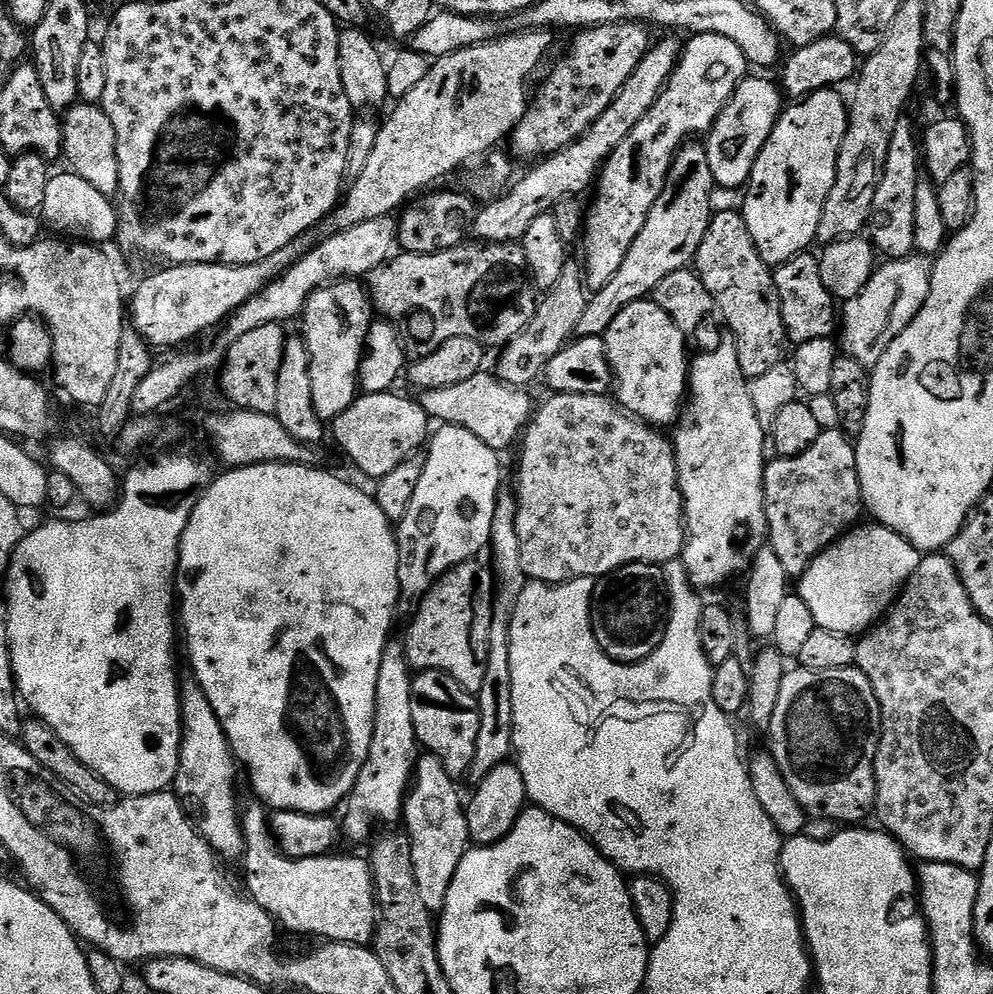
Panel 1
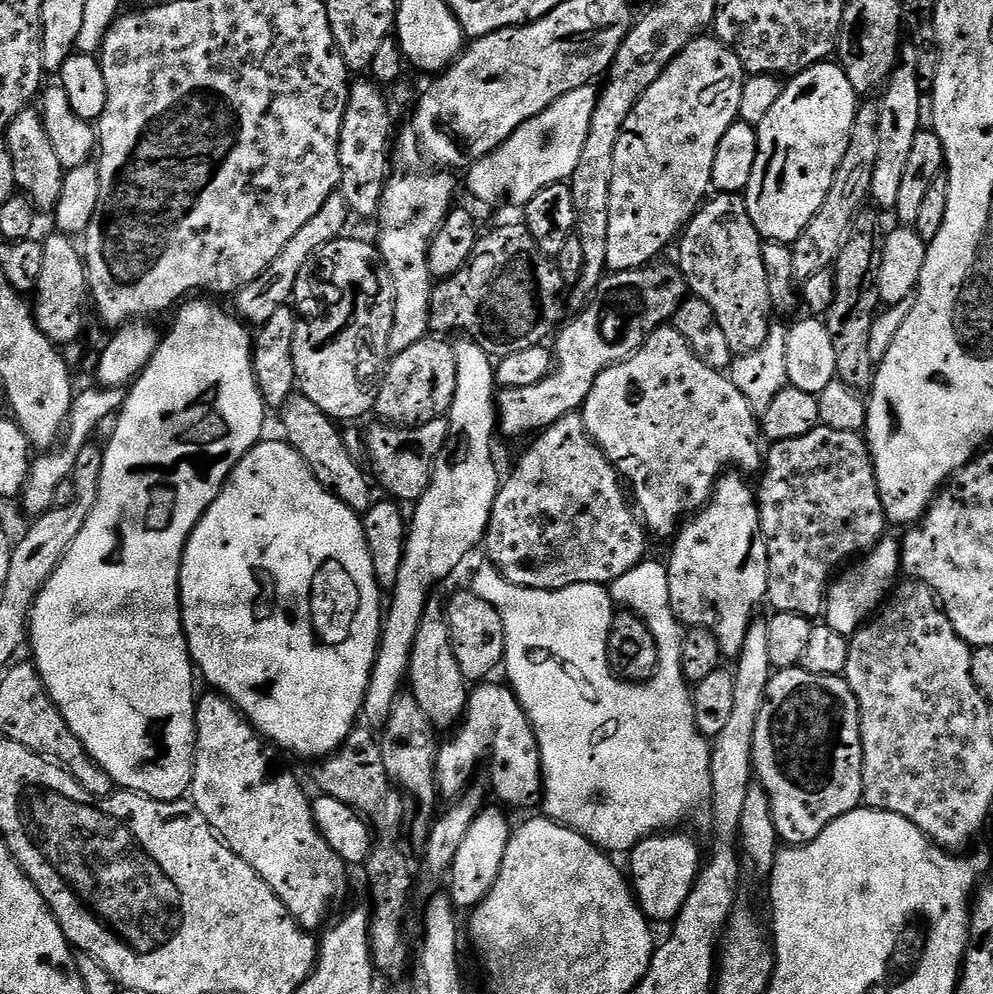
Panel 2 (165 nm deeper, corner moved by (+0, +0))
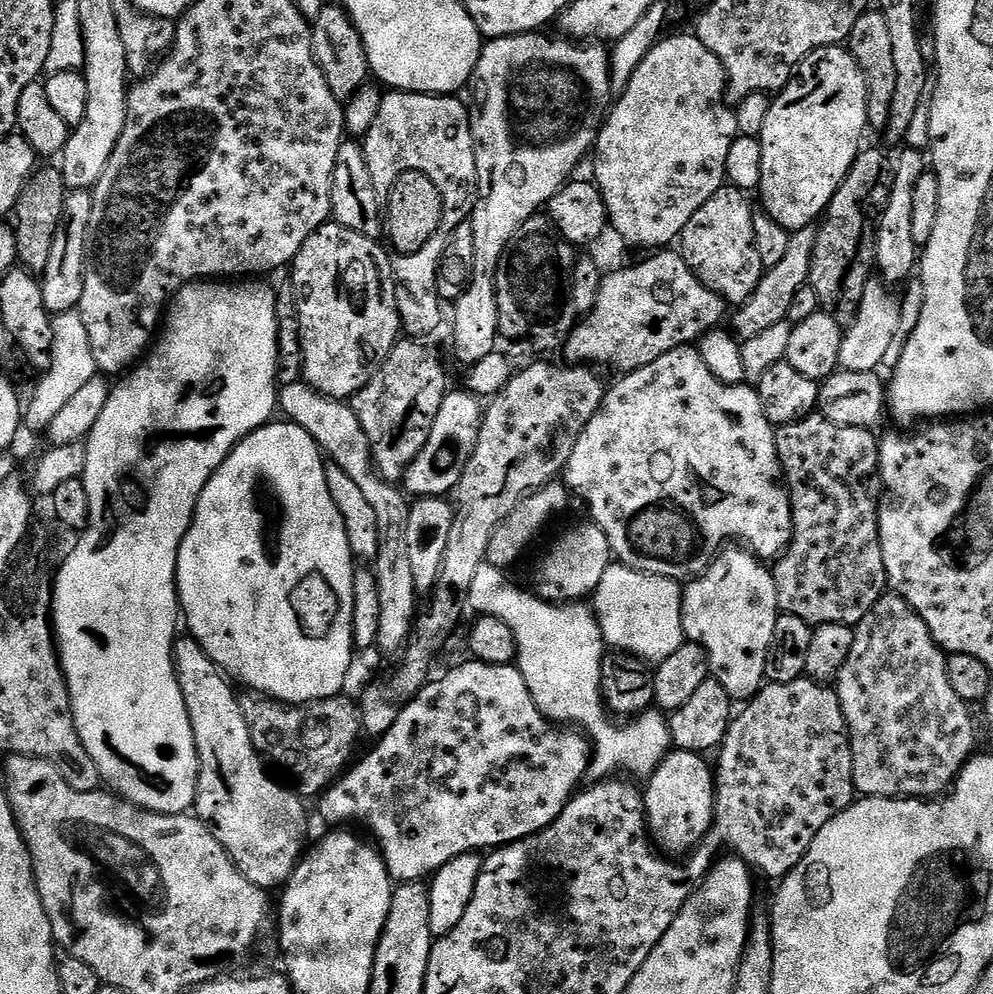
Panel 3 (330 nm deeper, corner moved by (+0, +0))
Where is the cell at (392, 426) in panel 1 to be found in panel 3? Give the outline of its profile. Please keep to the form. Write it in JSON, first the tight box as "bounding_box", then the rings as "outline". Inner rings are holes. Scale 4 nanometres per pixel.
{"bounding_box":[402,390,482,498],"outline":[[[467,390],[449,391],[438,410],[438,418],[430,430],[430,438],[426,442],[426,446],[406,470],[402,481],[403,491],[412,498],[430,496],[444,498],[455,490],[462,478],[462,470],[466,470],[466,462],[470,462],[470,454],[474,454],[481,419],[482,404],[473,393]]]}

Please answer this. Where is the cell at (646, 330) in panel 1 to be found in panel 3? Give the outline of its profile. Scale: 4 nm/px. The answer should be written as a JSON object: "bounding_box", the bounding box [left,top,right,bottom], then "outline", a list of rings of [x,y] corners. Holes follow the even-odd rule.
{"bounding_box":[562,346,792,582],"outline":[[[696,346],[670,350],[670,354],[662,354],[662,358],[654,358],[650,366],[625,372],[619,379],[620,381],[613,388],[611,385],[605,391],[602,406],[596,411],[594,418],[586,422],[586,430],[582,430],[574,446],[574,454],[570,454],[568,465],[562,473],[563,483],[569,493],[575,499],[577,496],[588,507],[588,512],[592,515],[589,516],[591,523],[604,531],[609,553],[619,563],[625,564],[635,572],[645,572],[651,576],[670,578],[677,582],[695,580],[702,575],[729,542],[743,546],[761,561],[775,561],[792,541],[792,503],[788,497],[788,489],[782,483],[780,459],[776,449],[776,428],[766,418],[755,387],[747,383],[724,384],[718,378],[714,378],[706,362],[702,362],[702,354]]]}

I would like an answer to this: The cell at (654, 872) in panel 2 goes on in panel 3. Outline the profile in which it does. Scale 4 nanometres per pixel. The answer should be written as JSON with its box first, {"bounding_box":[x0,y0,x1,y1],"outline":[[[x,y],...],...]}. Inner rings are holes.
{"bounding_box":[643,750,716,858],"outline":[[[679,750],[669,751],[656,771],[647,777],[648,789],[643,789],[644,814],[646,828],[654,841],[655,847],[661,853],[672,858],[684,858],[691,853],[692,849],[704,841],[704,836],[712,828],[712,820],[716,817],[716,778],[714,768],[708,764],[703,755],[698,752],[682,752]]]}

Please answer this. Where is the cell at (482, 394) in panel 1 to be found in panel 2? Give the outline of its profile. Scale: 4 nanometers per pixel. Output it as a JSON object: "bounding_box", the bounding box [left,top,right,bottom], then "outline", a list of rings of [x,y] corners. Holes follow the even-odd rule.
{"bounding_box":[496,263,689,437],"outline":[[[660,263],[605,275],[596,287],[594,298],[559,329],[552,373],[534,386],[506,388],[497,395],[496,414],[501,433],[531,437],[558,422],[558,418],[579,413],[598,374],[631,358],[654,330],[671,321],[680,303],[689,295],[688,283],[675,263]]]}

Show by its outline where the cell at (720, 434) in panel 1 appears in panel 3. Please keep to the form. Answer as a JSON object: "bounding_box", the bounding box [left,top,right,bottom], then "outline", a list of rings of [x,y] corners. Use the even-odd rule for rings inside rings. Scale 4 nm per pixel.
{"bounding_box":[682,546,781,701],"outline":[[[728,546],[702,575],[695,580],[687,581],[682,595],[684,598],[682,622],[685,637],[691,643],[699,644],[708,653],[708,671],[711,679],[721,684],[728,691],[729,696],[737,701],[751,700],[765,683],[766,654],[770,646],[770,638],[774,638],[776,617],[781,615],[771,571],[743,547]]]}

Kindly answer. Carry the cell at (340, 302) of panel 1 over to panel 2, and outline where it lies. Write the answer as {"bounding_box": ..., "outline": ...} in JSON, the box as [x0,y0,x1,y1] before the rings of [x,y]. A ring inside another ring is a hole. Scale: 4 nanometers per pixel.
{"bounding_box":[294,238,394,420],"outline":[[[341,238],[327,244],[306,266],[296,283],[294,307],[298,313],[294,334],[294,370],[299,395],[310,398],[332,420],[360,420],[376,406],[378,377],[386,367],[390,326],[394,322],[392,279],[375,243]]]}

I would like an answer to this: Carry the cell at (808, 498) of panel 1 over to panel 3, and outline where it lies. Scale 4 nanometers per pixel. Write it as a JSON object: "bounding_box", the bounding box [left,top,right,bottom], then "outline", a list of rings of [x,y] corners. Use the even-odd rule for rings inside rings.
{"bounding_box":[771,414,888,626],"outline":[[[813,414],[793,424],[779,425],[776,428],[776,449],[782,480],[792,503],[792,541],[771,569],[781,613],[802,618],[813,626],[858,625],[885,596],[888,588],[878,526],[880,441],[877,433],[870,428],[838,426],[825,416]]]}

